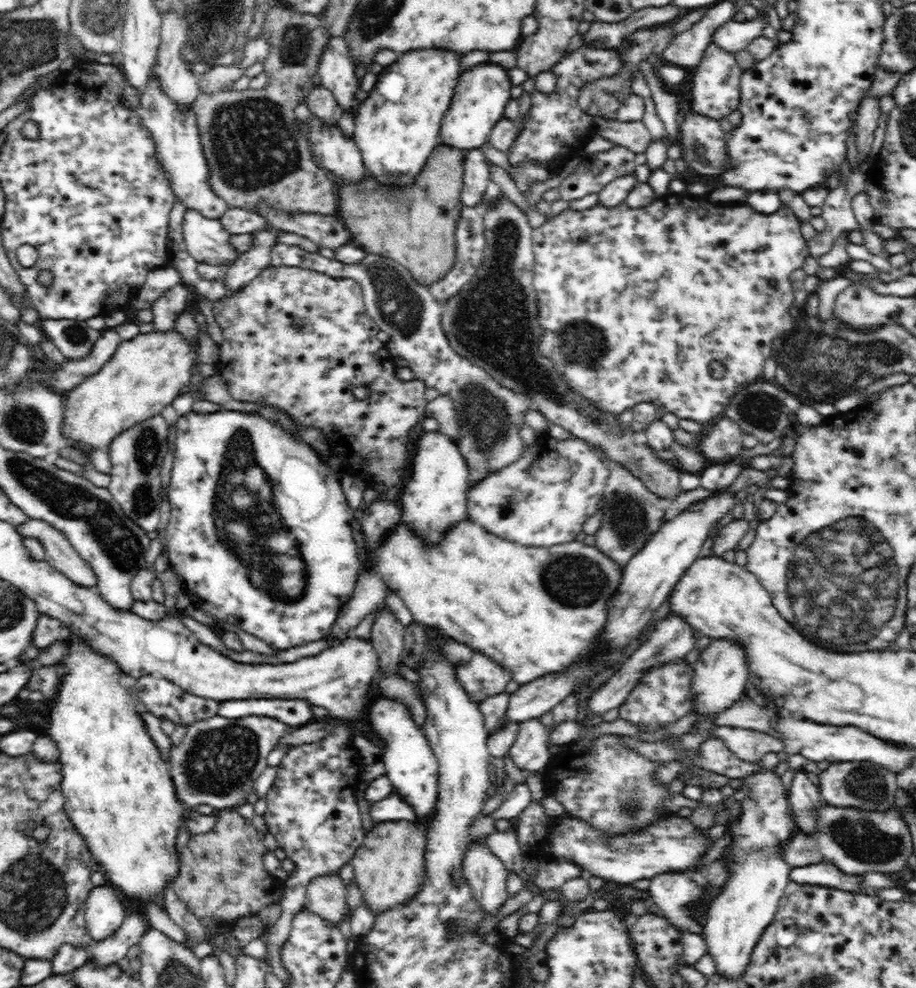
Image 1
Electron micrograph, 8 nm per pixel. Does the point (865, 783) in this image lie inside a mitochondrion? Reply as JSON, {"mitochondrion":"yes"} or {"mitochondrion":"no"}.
{"mitochondrion":"yes"}

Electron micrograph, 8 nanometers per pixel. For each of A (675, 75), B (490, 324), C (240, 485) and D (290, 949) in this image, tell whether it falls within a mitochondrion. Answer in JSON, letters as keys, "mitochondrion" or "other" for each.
{"A":"other","B":"mitochondrion","C":"mitochondrion","D":"other"}

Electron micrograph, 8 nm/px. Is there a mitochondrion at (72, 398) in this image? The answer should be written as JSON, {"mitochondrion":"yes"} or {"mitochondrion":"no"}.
{"mitochondrion":"no"}

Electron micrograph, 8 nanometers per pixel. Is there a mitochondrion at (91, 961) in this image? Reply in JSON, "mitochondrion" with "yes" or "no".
{"mitochondrion":"no"}

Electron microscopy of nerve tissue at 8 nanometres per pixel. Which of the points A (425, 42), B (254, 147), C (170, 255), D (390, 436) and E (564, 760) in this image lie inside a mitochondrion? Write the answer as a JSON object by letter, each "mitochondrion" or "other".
{"A":"other","B":"mitochondrion","C":"other","D":"other","E":"other"}

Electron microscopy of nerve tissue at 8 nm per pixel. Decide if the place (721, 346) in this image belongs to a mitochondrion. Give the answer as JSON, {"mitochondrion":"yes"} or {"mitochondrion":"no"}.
{"mitochondrion":"no"}

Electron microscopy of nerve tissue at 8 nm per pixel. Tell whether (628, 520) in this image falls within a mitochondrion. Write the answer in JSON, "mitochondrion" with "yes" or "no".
{"mitochondrion":"yes"}

